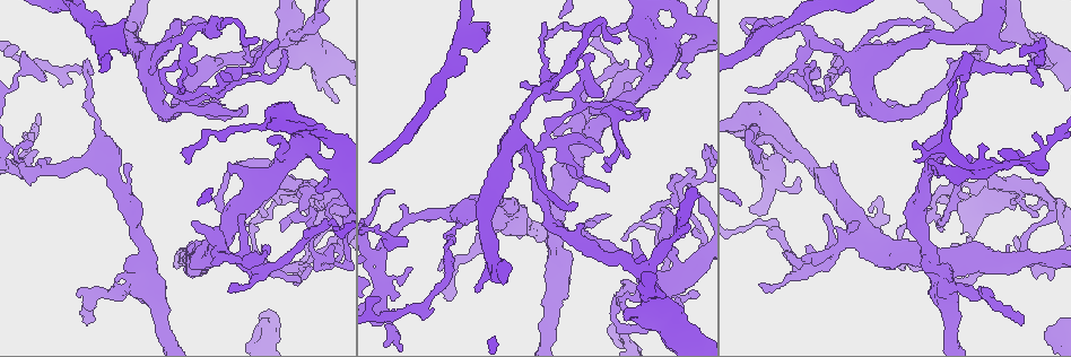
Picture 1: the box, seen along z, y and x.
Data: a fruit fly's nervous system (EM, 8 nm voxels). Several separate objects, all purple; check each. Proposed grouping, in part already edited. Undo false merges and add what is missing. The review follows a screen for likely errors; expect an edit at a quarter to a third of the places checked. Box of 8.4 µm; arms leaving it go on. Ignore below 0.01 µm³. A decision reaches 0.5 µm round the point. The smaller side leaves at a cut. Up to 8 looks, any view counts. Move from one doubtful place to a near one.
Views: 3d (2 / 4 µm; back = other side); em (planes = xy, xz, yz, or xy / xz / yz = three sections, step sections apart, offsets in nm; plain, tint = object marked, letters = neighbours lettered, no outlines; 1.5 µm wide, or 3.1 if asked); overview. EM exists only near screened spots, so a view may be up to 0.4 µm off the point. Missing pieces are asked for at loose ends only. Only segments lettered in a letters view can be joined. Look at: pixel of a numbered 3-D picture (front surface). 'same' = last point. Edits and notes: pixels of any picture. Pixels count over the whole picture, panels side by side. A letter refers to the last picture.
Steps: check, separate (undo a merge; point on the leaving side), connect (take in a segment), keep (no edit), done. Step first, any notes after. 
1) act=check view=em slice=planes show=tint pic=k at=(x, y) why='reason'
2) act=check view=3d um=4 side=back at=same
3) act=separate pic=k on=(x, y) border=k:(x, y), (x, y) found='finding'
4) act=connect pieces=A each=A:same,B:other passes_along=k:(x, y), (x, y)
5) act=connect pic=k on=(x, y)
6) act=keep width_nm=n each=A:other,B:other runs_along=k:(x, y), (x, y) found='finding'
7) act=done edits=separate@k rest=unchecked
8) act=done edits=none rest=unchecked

act=check view=3d um=2 pic=1 at=(615, 302) why='thin neck'

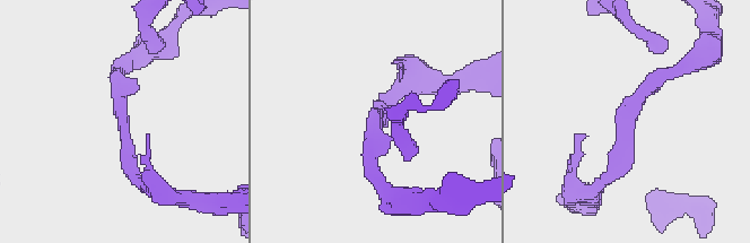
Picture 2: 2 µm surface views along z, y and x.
act=check view=em slice=xy step=8 show=tint pic=2 at=(373, 124)

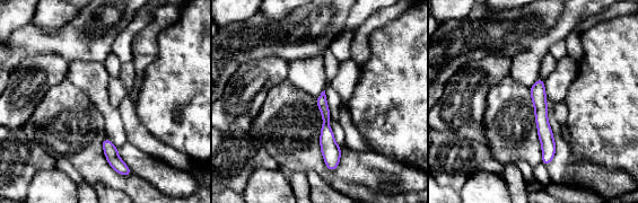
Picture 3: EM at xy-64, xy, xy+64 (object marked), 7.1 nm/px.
act=check view=em slice=planes show=letters at=same

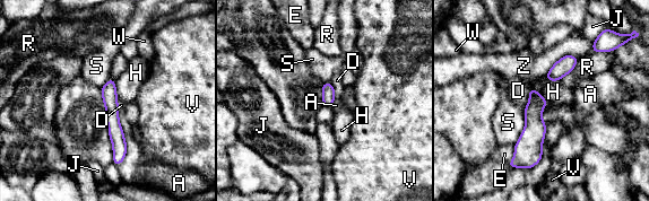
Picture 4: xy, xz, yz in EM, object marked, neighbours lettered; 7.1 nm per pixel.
act=keep each=A:other,D:other,E:other,H:other,J:other,R:other,S:other,V:other,W:other,Z:other runs_along=4:(111, 81), (118, 162) found='all the same cell'

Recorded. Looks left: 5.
act=check view=em slice=xz step=8 show=tint pic=1 at=(1012, 187) why='thin arm on a thick one'

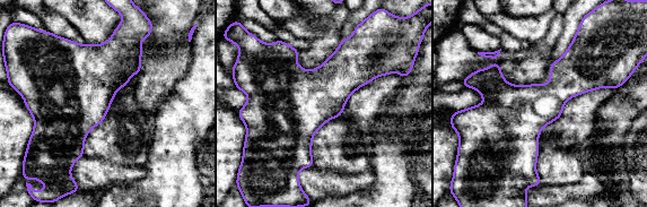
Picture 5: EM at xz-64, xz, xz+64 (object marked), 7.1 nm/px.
act=check view=em slice=planes show=letters at=same why='cut it another way'

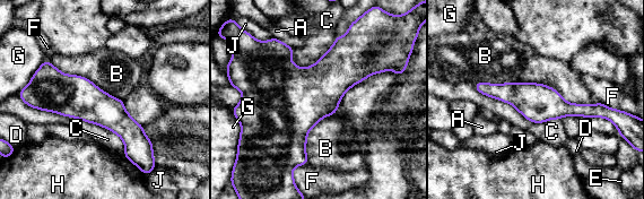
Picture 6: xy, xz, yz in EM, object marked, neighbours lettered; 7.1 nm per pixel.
act=keep width_nm=300 each=A:other,B:other,C:other,D:other,E:other,F:other,G:other,H:other,J:other found='all the same cell'

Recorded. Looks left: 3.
act=check view=em slice=planes show=letters pic=1 at=(592, 110) why='free end'

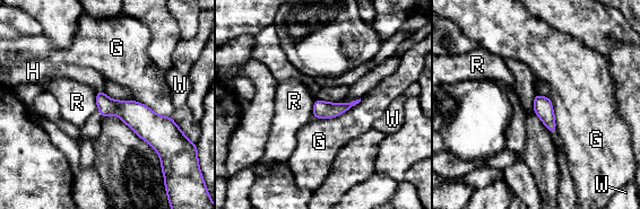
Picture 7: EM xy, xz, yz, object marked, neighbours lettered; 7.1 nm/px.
act=connect pieces=H width_nm=130 each=G:other,H:same,R:other,W:other passes_along=7:(128, 111), (101, 90), (84, 75) found='it goes on there'

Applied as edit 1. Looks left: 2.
act=done edits=connect@7 rest=unchecked

